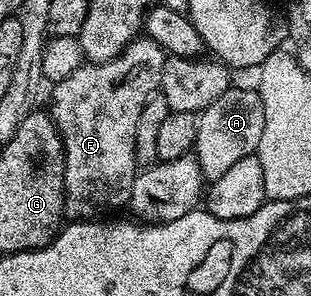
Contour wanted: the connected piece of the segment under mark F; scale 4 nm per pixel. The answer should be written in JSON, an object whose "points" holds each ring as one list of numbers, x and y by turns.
{"points":[[139,35,124,47,120,55,107,61,83,63,79,69,72,71,68,79,53,86,54,94,50,97,48,112,53,119,58,133,62,137,62,146,66,162,64,163,64,195,66,196,67,218,85,221,97,218,105,209,118,209,129,206,132,195,132,183,140,172,136,159,136,123,144,103,155,96,162,87,162,72,167,59,167,52,145,35]]}

